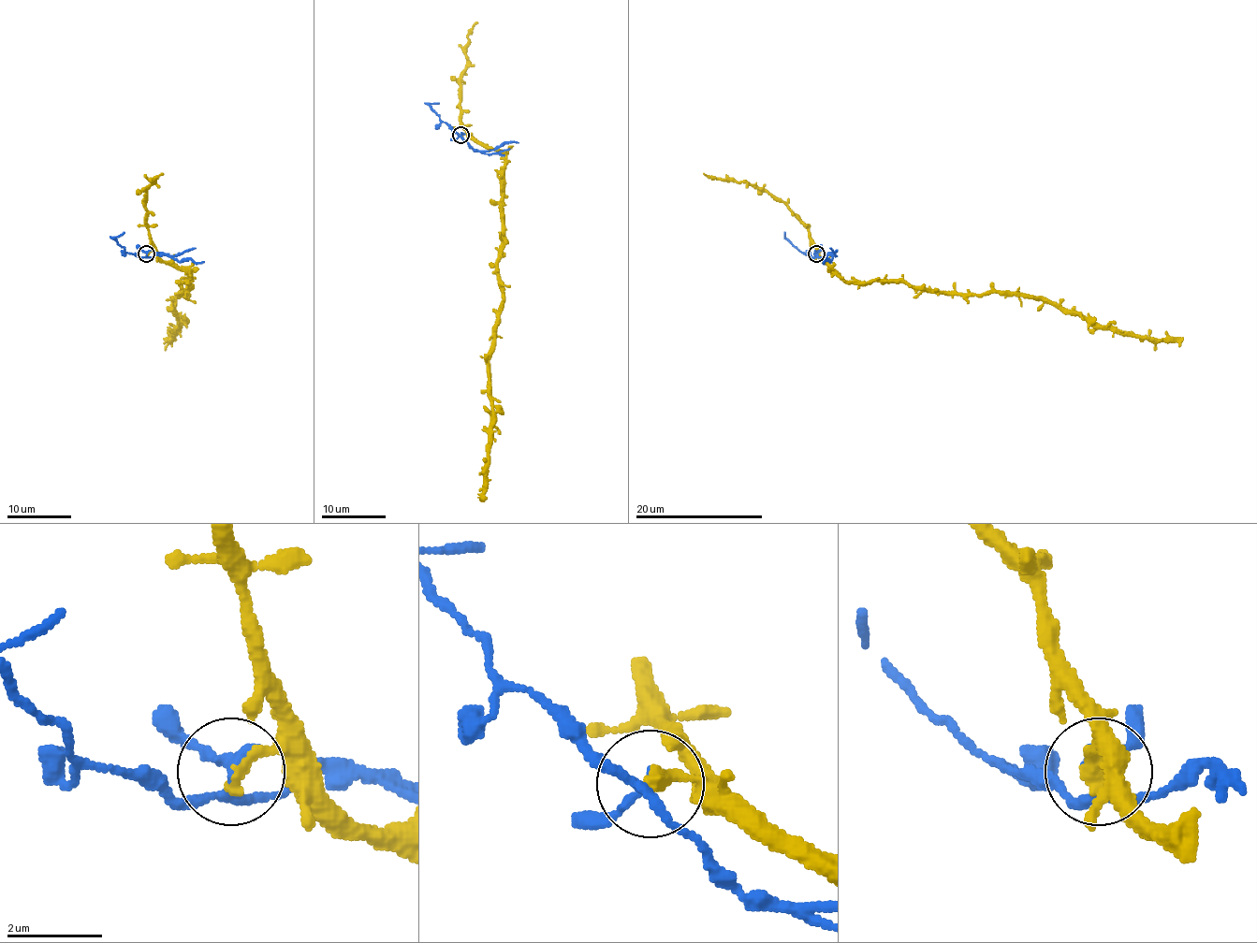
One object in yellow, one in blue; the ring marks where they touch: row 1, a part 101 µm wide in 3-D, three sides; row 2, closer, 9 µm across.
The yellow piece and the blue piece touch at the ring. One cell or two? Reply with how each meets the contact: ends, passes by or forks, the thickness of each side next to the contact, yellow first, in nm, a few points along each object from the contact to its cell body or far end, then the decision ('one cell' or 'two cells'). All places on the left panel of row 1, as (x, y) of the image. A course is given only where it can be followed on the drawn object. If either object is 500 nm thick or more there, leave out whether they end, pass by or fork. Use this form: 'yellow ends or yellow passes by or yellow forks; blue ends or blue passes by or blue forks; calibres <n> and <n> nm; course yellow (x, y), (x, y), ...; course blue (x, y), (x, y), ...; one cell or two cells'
yellow ends; blue forks; calibres 340 and 200 nm; course yellow (146, 253), (154, 251), (189, 273), (189, 286), (182, 292), (187, 294), (175, 298), (175, 335), (164, 343); course blue (146, 253), (148, 257), (167, 253), (178, 260), (191, 259), (203, 262); two cells

